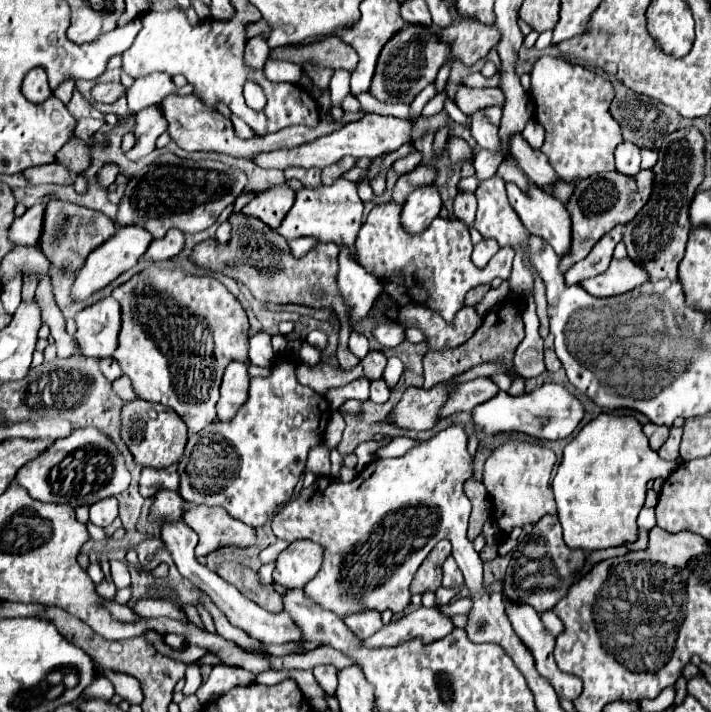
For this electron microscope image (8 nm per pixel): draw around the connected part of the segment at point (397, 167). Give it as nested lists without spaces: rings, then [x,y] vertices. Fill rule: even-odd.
[[[411,152],[409,156],[397,160],[397,162],[393,164],[393,170],[395,170],[397,174],[405,174],[405,172],[415,170],[419,164],[421,164],[421,152]]]

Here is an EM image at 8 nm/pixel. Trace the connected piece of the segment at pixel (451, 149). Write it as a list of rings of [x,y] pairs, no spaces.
[[[451,136],[449,142],[447,142],[447,152],[449,152],[449,160],[453,164],[457,162],[465,162],[465,160],[471,160],[473,158],[473,148],[463,140],[463,138],[457,138],[457,136]]]

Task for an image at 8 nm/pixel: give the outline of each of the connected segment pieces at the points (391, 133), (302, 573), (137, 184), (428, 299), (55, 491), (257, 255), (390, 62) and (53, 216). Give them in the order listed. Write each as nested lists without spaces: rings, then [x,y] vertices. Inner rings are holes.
[[[441,110],[435,116],[419,116],[415,120],[407,120],[407,118],[395,118],[395,116],[381,116],[381,114],[365,114],[361,120],[357,122],[349,122],[345,126],[341,126],[341,130],[335,130],[333,134],[325,136],[325,138],[317,138],[317,142],[299,146],[299,148],[283,148],[283,150],[273,150],[273,152],[265,152],[255,156],[255,162],[263,168],[279,168],[285,170],[287,166],[301,166],[301,168],[325,168],[333,162],[337,162],[341,156],[353,156],[353,158],[375,158],[383,152],[391,152],[397,150],[401,144],[405,142],[415,142],[417,138],[421,138],[425,132],[435,132],[441,126],[445,126],[449,120],[447,110]]]
[[[295,540],[279,556],[273,580],[283,588],[303,588],[321,568],[323,550],[313,540]]]
[[[167,152],[167,162],[153,162],[139,176],[133,176],[119,202],[115,222],[119,226],[137,224],[153,238],[163,238],[167,230],[179,228],[183,232],[201,232],[215,224],[221,210],[231,204],[243,190],[247,190],[245,174],[239,168],[225,166],[215,160],[191,162]]]
[[[393,202],[377,204],[369,212],[367,222],[361,226],[355,240],[355,248],[357,262],[381,282],[403,280],[405,292],[409,294],[411,302],[435,310],[445,322],[453,322],[455,314],[465,306],[465,294],[471,288],[479,284],[489,284],[497,276],[503,280],[509,278],[511,262],[515,256],[513,248],[501,248],[485,268],[477,270],[477,266],[473,266],[471,260],[473,244],[469,228],[461,220],[437,216],[427,230],[411,236],[403,232],[399,212],[401,208]]]
[[[77,428],[69,436],[55,440],[47,450],[43,450],[37,458],[27,462],[13,480],[23,486],[35,500],[41,502],[55,502],[55,504],[69,504],[77,506],[91,506],[93,502],[121,494],[129,482],[129,470],[125,468],[125,460],[115,444],[95,428]]]
[[[231,212],[231,240],[227,244],[219,244],[215,238],[207,238],[193,246],[189,260],[207,272],[223,272],[237,282],[243,282],[251,294],[267,304],[305,304],[313,308],[333,308],[341,320],[347,318],[347,306],[343,304],[337,292],[337,254],[339,248],[335,244],[317,244],[303,258],[295,258],[285,238],[277,234],[277,230],[265,226],[259,218],[247,216],[243,212]]]
[[[405,26],[393,38],[383,46],[375,76],[371,80],[369,92],[383,102],[383,94],[393,94],[391,102],[405,102],[411,104],[417,92],[421,92],[429,82],[435,80],[441,64],[449,58],[449,46],[437,38],[437,28],[435,26]]]
[[[53,198],[47,202],[41,242],[37,246],[51,264],[55,264],[57,268],[61,268],[65,272],[75,272],[79,266],[83,266],[89,252],[95,250],[97,246],[101,246],[103,242],[107,242],[115,232],[117,232],[115,222],[111,218],[107,218],[105,214]]]

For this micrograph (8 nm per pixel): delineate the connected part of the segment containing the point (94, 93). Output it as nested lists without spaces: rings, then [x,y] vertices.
[[[97,82],[91,90],[91,98],[95,102],[115,102],[123,94],[123,84],[103,84]]]

